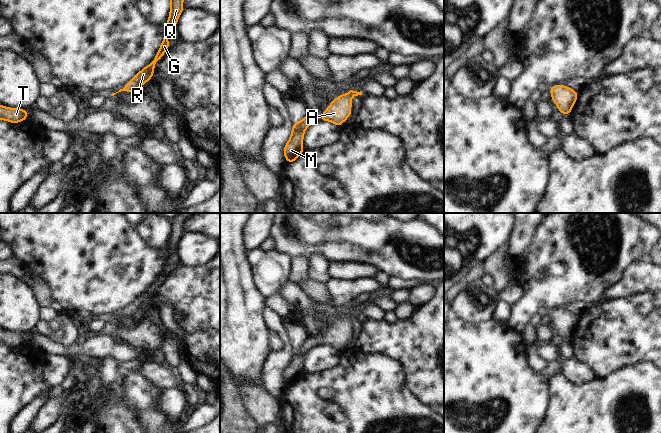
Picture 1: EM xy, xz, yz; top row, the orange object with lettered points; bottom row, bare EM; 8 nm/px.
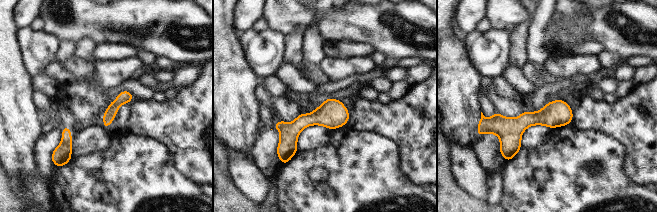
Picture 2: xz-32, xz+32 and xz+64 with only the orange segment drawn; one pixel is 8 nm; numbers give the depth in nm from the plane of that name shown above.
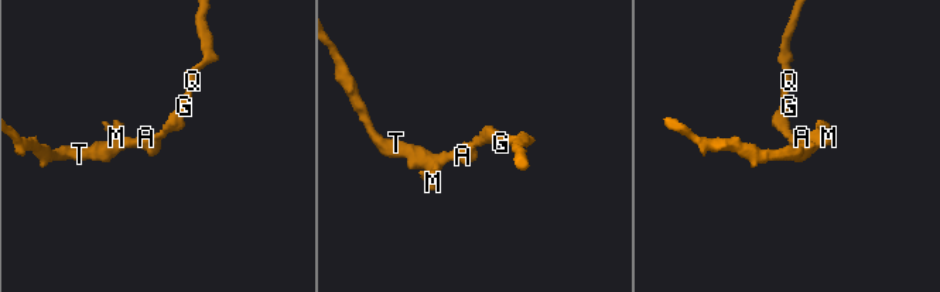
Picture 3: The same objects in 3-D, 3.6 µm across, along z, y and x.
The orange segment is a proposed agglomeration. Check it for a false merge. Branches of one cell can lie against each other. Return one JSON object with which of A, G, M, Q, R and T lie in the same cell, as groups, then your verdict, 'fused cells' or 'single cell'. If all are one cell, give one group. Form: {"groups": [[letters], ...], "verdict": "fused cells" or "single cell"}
{"groups": [["A", "G", "M", "Q", "R", "T"]], "verdict": "single cell"}

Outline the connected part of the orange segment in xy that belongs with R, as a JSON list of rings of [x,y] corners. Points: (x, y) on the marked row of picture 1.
[[[170,0],[170,16],[166,23],[165,35],[158,53],[148,66],[139,71],[139,73],[130,79],[130,82],[126,83],[124,88],[120,89],[118,92],[125,91],[127,93],[132,93],[138,91],[142,84],[147,83],[151,79],[155,72],[155,64],[164,56],[166,49],[171,45],[167,35],[171,30],[176,28],[176,23],[183,10],[182,0]]]

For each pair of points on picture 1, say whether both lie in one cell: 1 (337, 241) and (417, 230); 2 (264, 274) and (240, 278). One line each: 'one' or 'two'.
1: one
2: two

